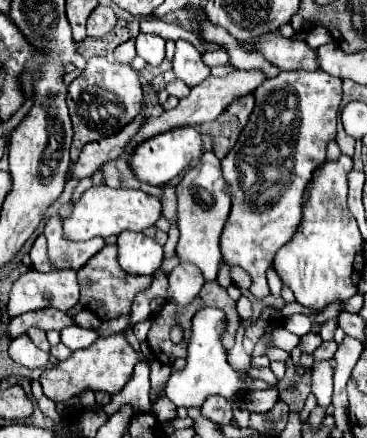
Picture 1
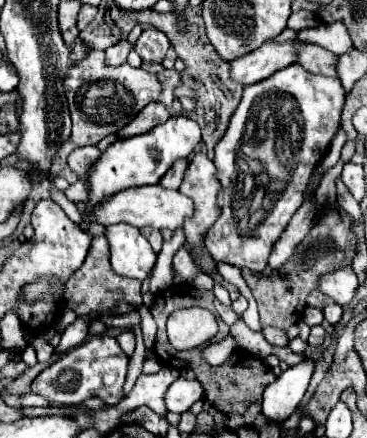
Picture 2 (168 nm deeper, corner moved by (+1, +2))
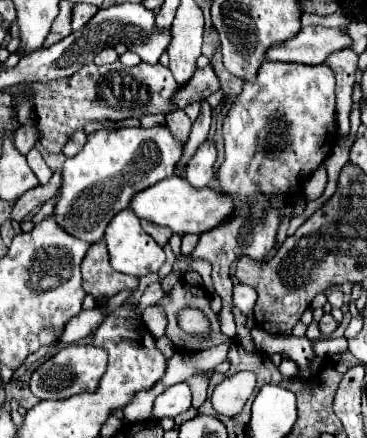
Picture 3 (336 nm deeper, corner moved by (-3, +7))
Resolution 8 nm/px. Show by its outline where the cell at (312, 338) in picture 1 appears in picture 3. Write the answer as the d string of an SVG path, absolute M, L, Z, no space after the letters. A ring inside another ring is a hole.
M325 314L325 316L321 318L321 322L319 322L321 334L323 334L325 338L329 338L329 336L335 332L335 328L337 328L337 322L333 320L333 316L331 316L331 314Z

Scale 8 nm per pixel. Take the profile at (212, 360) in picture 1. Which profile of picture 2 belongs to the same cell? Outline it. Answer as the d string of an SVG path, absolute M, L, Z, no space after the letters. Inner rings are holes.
M179 377L171 383L171 387L165 393L165 407L173 413L185 413L191 409L195 401L203 397L203 385L199 381L189 381Z

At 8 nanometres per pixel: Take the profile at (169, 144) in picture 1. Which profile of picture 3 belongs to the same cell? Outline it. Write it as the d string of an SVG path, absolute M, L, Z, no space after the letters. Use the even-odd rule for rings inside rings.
M169 126L99 130L87 136L87 144L83 146L83 150L77 156L67 158L63 164L63 186L61 186L55 218L59 220L59 224L63 224L63 228L67 228L67 232L75 234L81 240L87 240L89 244L101 240L111 218L123 208L127 208L131 194L171 176L171 168L175 166L175 160L179 160L181 152L183 152L183 144L171 134Z

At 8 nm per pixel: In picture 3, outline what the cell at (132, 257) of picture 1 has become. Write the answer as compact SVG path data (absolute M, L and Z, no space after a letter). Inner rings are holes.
M121 210L107 226L105 230L105 242L107 242L107 248L109 248L109 258L111 258L111 266L117 270L117 272L123 272L123 274L131 274L131 276L147 276L151 272L157 272L163 262L165 262L165 252L163 248L159 248L159 244L141 228L139 224L139 218L131 212L131 210Z

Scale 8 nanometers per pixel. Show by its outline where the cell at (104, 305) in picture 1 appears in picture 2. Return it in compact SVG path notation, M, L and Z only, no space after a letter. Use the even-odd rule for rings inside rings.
M97 235L97 237L93 237L93 243L91 243L91 249L89 249L85 263L67 281L65 303L77 315L89 315L95 311L113 309L119 299L127 299L129 303L141 305L143 303L141 301L141 283L135 279L121 277L111 269L111 265L109 265L109 243L107 243L105 235Z

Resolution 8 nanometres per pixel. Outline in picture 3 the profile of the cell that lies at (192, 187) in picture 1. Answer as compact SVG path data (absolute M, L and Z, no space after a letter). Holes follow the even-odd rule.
M207 140L199 152L195 152L195 156L189 160L185 172L187 172L187 182L195 188L207 188L211 184L211 180L215 178L213 172L213 164L217 158L217 150L215 144L211 140Z

